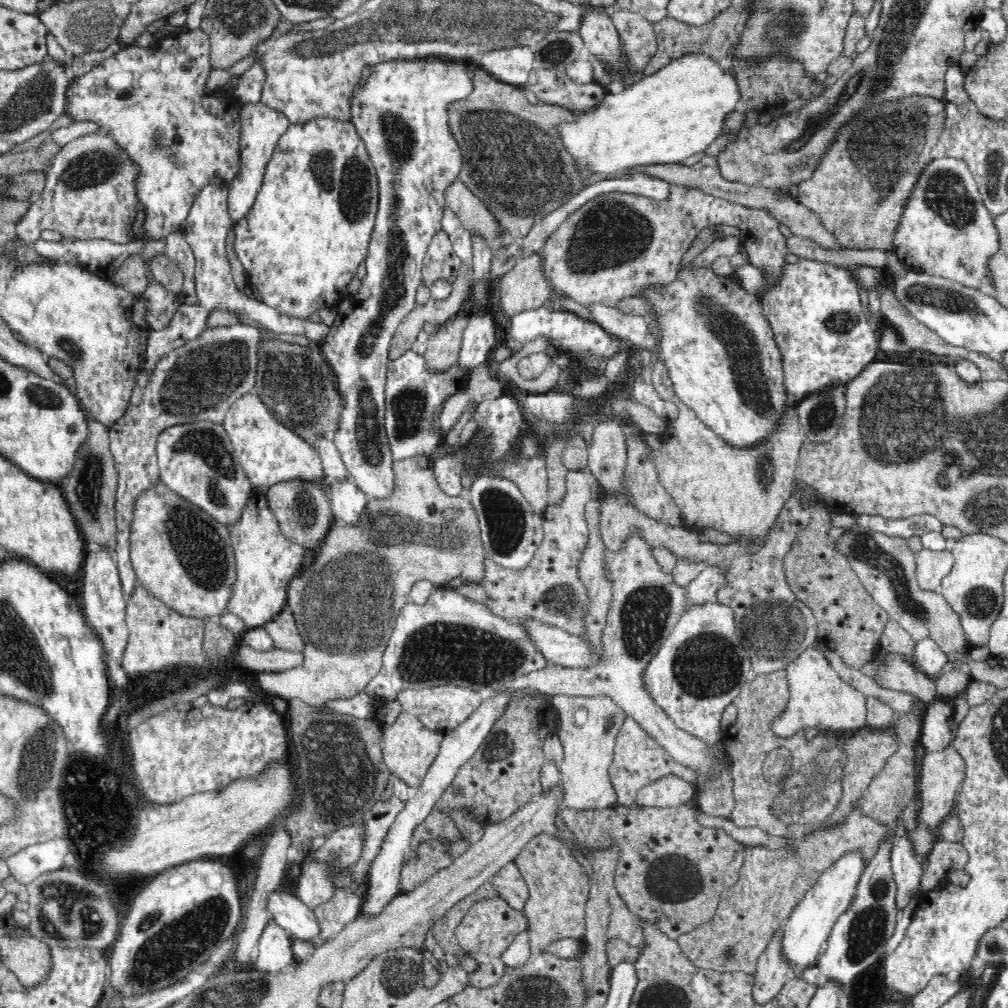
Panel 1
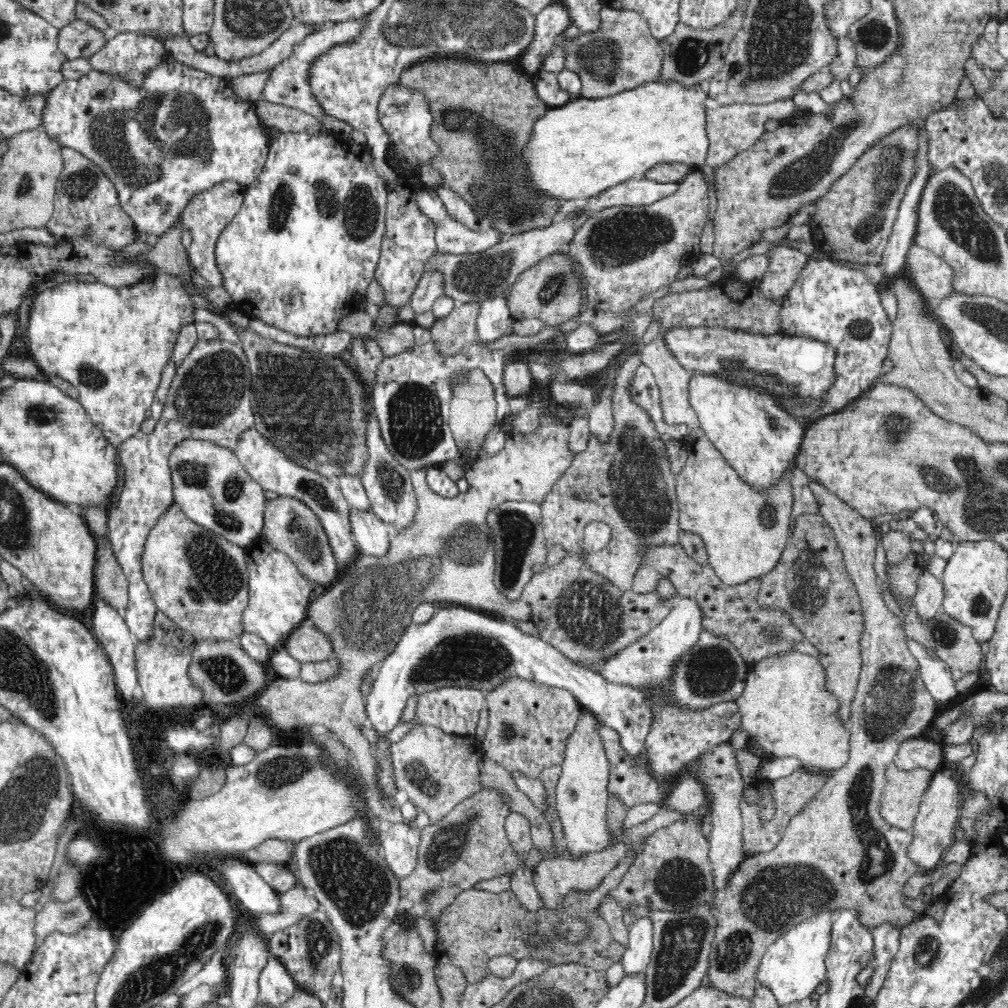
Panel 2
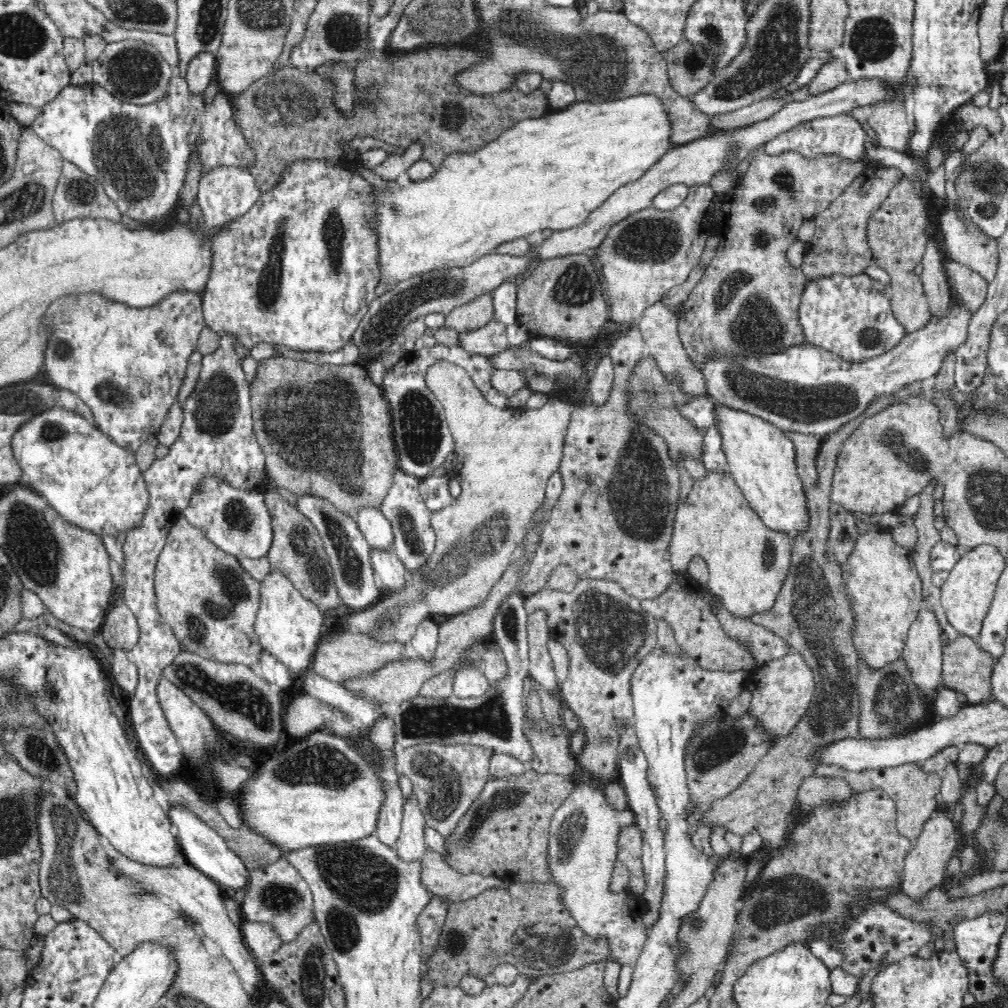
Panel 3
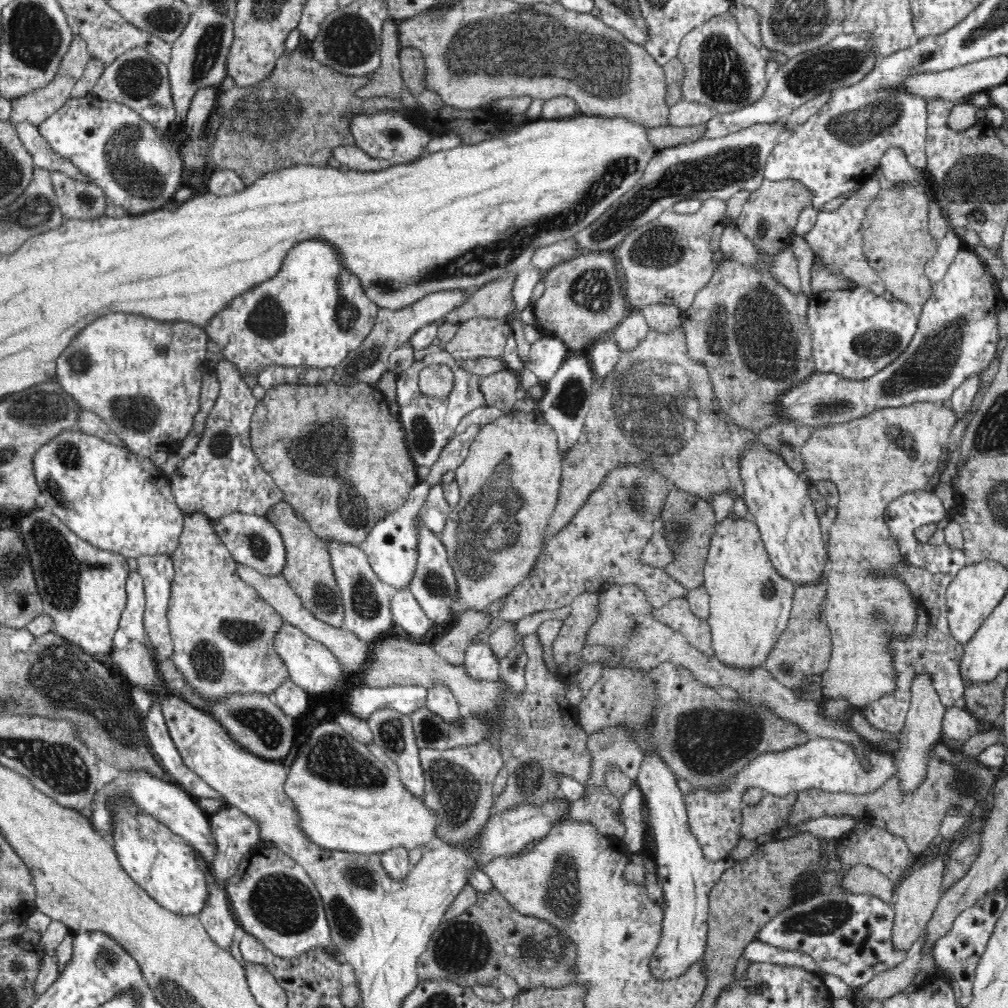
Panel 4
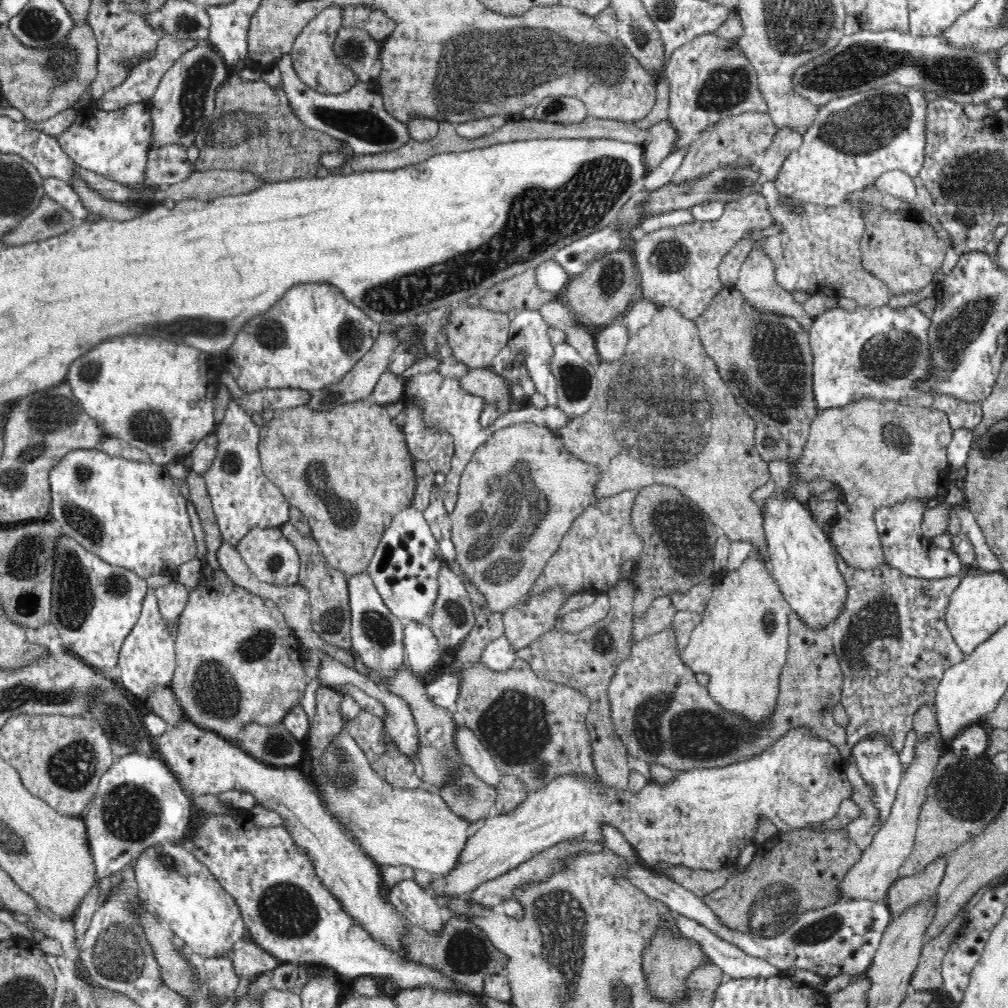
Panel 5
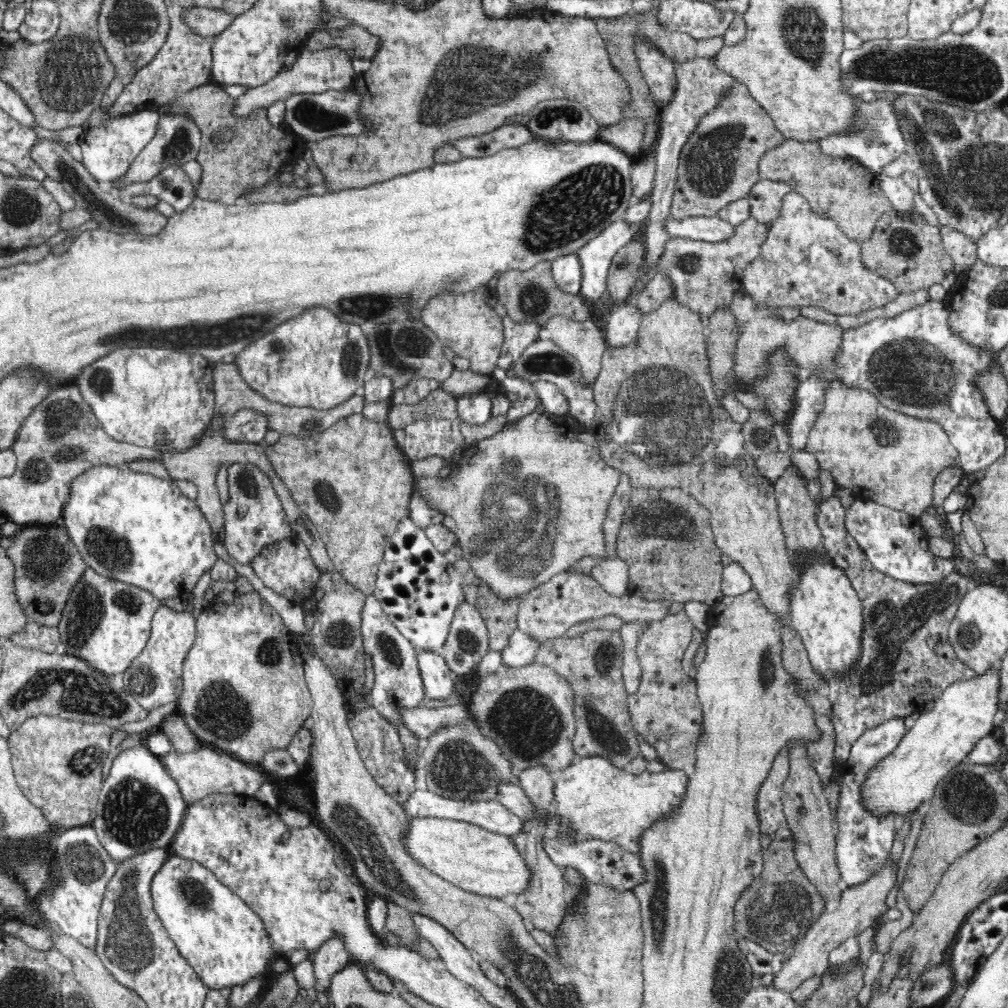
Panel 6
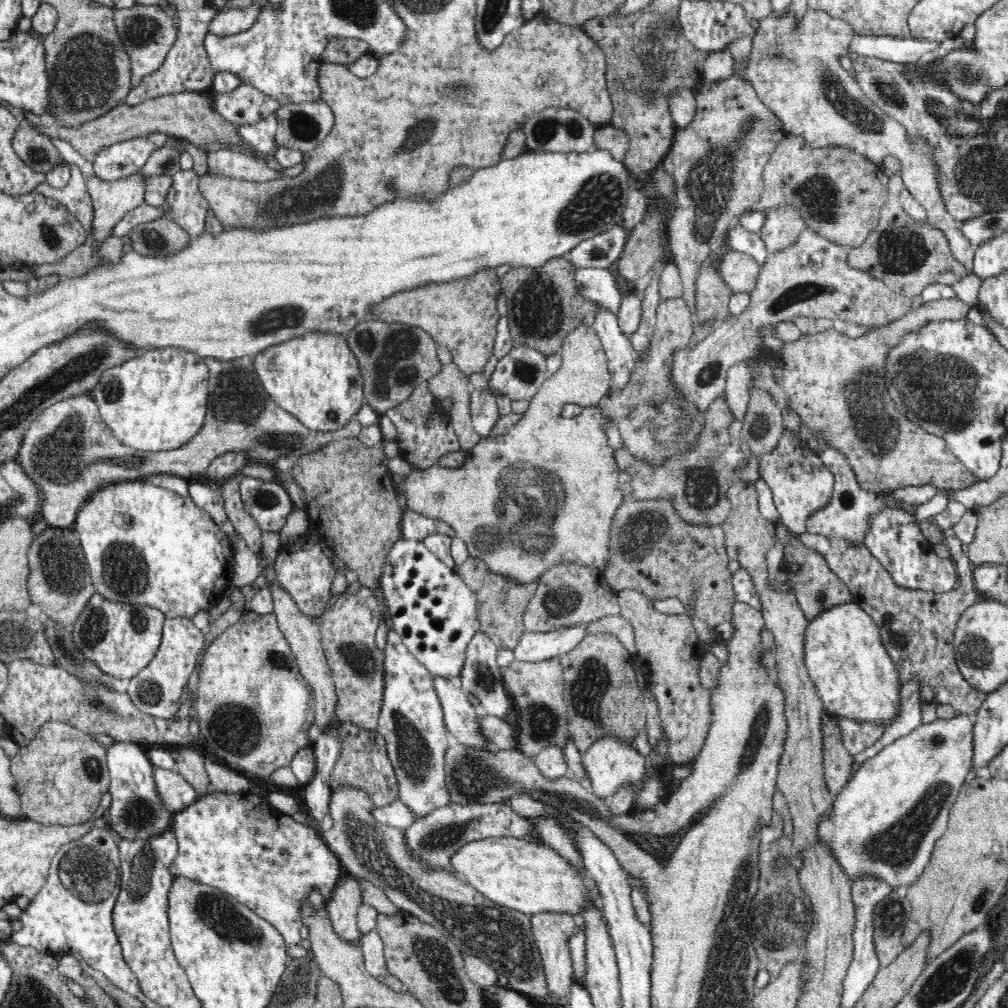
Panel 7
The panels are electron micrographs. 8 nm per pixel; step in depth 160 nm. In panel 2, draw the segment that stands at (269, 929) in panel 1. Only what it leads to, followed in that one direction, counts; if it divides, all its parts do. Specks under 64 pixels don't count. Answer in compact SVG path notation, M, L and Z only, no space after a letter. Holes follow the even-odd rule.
M269 954L268 962L258 978L259 999L268 1007L280 1007L286 1002L292 992L296 990L294 979L289 975L286 967Z

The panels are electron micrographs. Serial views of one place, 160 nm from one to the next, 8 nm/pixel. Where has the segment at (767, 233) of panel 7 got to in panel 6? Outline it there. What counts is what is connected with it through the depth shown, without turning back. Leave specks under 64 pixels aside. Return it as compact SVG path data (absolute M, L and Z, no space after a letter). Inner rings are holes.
M760 175L760 179L750 190L746 197L749 201L749 210L759 222L765 222L768 230L772 224L780 218L782 214L782 200L788 192L792 191L789 184L785 182L776 182Z

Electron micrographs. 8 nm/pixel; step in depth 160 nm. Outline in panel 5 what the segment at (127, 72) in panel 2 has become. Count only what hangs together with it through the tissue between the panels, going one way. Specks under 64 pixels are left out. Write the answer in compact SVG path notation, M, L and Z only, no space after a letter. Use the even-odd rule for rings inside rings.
M183 144L149 146L147 154L147 185L164 186L184 182L192 173Z

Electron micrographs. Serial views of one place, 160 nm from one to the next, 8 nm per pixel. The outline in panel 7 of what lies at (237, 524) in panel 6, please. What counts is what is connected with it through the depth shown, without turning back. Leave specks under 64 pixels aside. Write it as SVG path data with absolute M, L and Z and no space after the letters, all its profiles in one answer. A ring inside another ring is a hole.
M242 477L239 490L246 513L256 519L262 532L279 532L284 528L294 504L288 491L279 482Z

